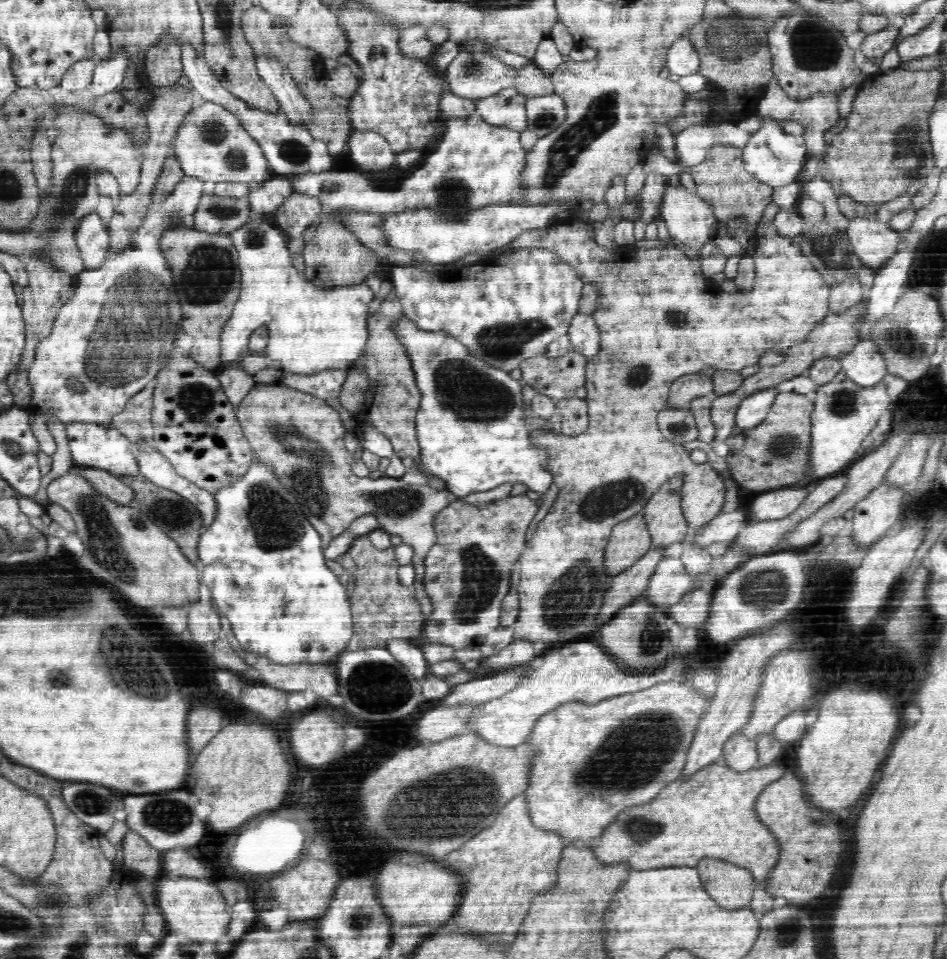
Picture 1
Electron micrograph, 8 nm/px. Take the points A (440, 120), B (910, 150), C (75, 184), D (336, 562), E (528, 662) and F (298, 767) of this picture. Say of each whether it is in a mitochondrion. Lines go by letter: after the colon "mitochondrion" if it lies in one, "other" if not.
A: other
B: mitochondrion
C: mitochondrion
D: other
E: other
F: other

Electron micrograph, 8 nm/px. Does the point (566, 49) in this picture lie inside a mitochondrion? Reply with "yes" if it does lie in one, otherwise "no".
no

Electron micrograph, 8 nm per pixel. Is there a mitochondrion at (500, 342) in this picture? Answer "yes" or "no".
yes

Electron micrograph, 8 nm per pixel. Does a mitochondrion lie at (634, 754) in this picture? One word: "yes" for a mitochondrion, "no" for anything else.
yes

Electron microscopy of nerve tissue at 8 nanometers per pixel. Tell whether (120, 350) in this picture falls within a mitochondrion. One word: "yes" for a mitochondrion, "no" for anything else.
yes

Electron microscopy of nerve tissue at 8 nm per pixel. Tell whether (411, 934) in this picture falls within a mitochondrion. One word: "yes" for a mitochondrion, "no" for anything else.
no

